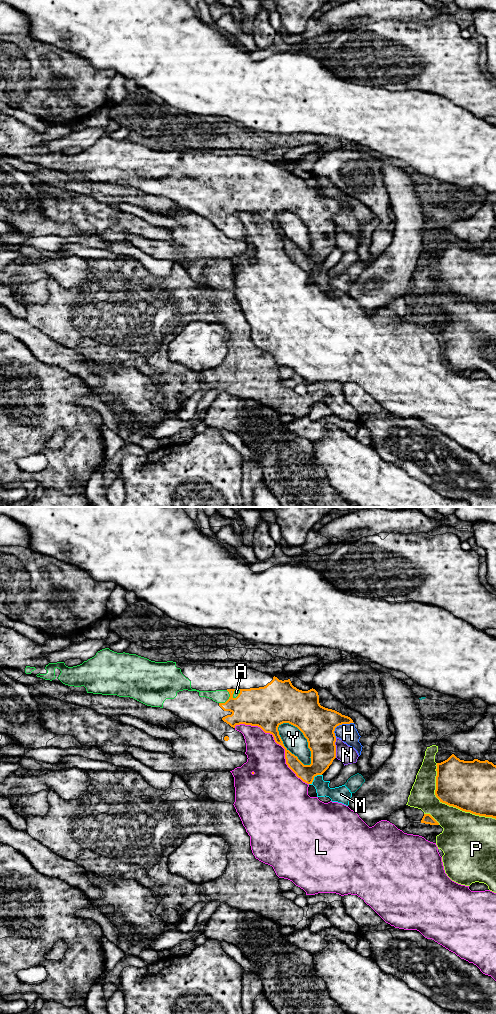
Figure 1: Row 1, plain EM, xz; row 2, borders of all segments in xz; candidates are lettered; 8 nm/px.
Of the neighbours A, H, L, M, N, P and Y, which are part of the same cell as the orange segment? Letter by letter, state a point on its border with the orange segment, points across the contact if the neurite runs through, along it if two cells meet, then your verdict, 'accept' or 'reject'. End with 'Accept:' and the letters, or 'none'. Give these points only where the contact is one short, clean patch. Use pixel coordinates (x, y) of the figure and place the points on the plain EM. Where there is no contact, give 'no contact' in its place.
A: meets orange in xz at (228, 187); runs through xz (258, 195), (251, 195), (228, 187), (220, 184); accept
H: meets orange in xz at (339, 212); reject
L: meets orange in xz at (277, 231); reject
M: meets orange in xz at (314, 264); border along xz (321, 262), (317, 262), (309, 272); reject
N: meets orange in xz at (335, 236); reject
P: meets orange in xz at (449, 293); reject
Y: meets orange in xz at (285, 235); reject
Accept: A

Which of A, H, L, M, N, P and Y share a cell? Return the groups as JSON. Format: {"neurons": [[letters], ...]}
{"neurons": [["A"], ["H"], ["L"], ["M", "Y"], ["N"], ["P"]]}

